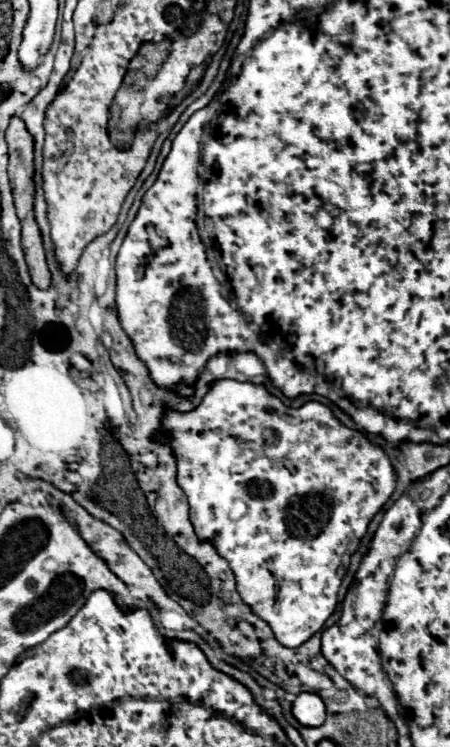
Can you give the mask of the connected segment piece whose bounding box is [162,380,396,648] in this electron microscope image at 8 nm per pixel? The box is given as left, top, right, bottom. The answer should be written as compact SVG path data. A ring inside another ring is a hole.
M236 380L214 382L208 394L204 396L202 404L188 414L166 412L162 430L172 430L172 448L178 458L178 484L188 498L190 518L198 538L212 540L220 556L224 556L230 562L230 568L236 574L236 584L242 600L252 608L256 616L260 616L264 622L270 624L276 640L286 648L298 648L300 644L310 640L332 616L336 608L336 594L342 576L348 570L350 556L356 552L358 542L366 534L374 514L384 506L384 502L394 492L396 474L388 456L384 454L382 448L370 444L364 434L360 434L358 430L348 430L344 424L340 424L328 406L320 402L308 402L302 408L288 408L276 396L268 394L264 386L256 386L250 382L236 382Z

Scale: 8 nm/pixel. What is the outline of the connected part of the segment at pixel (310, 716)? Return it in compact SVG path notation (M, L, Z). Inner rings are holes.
M302 692L292 704L292 714L302 726L320 726L326 720L326 706L314 692Z

